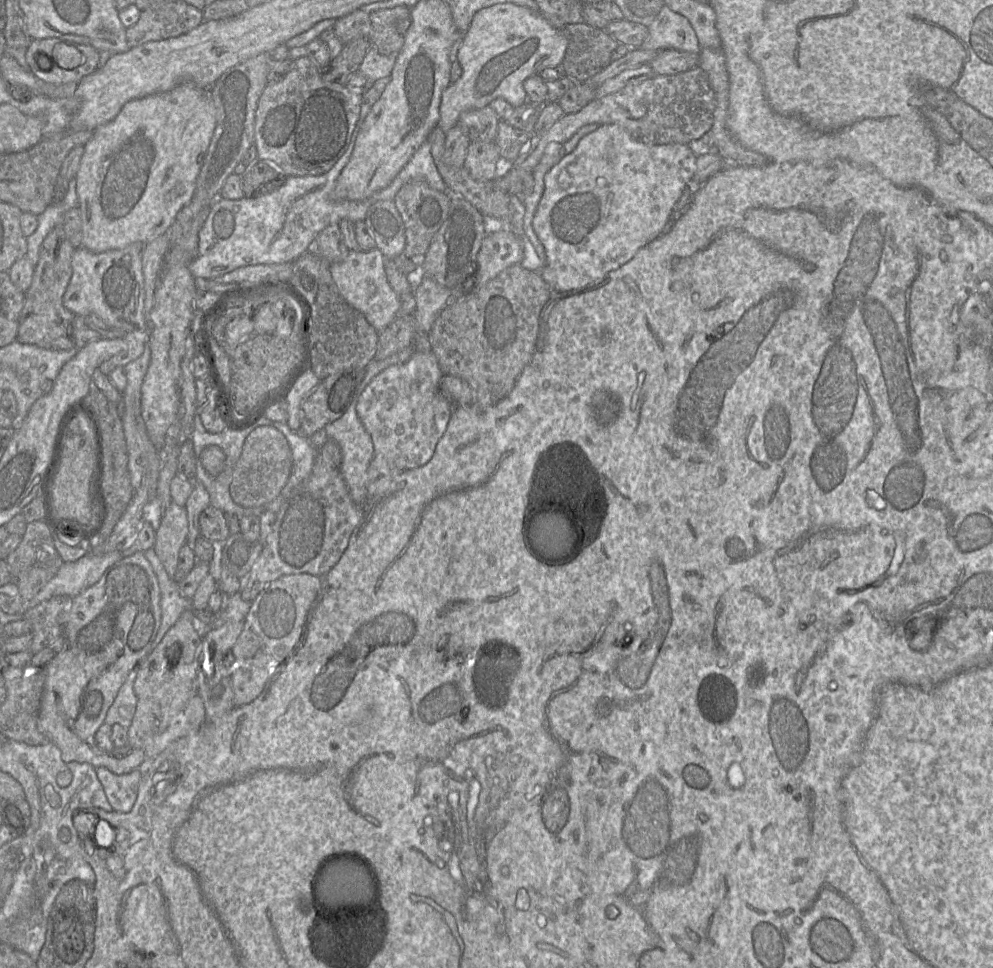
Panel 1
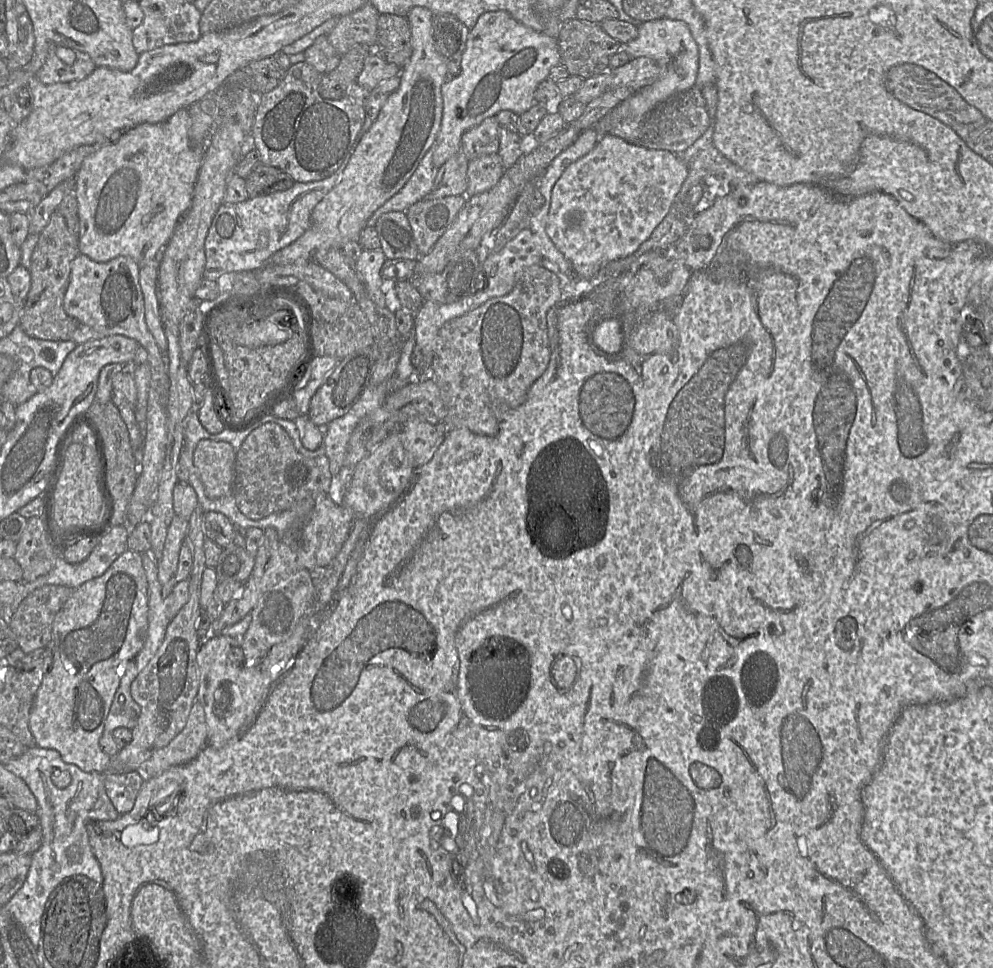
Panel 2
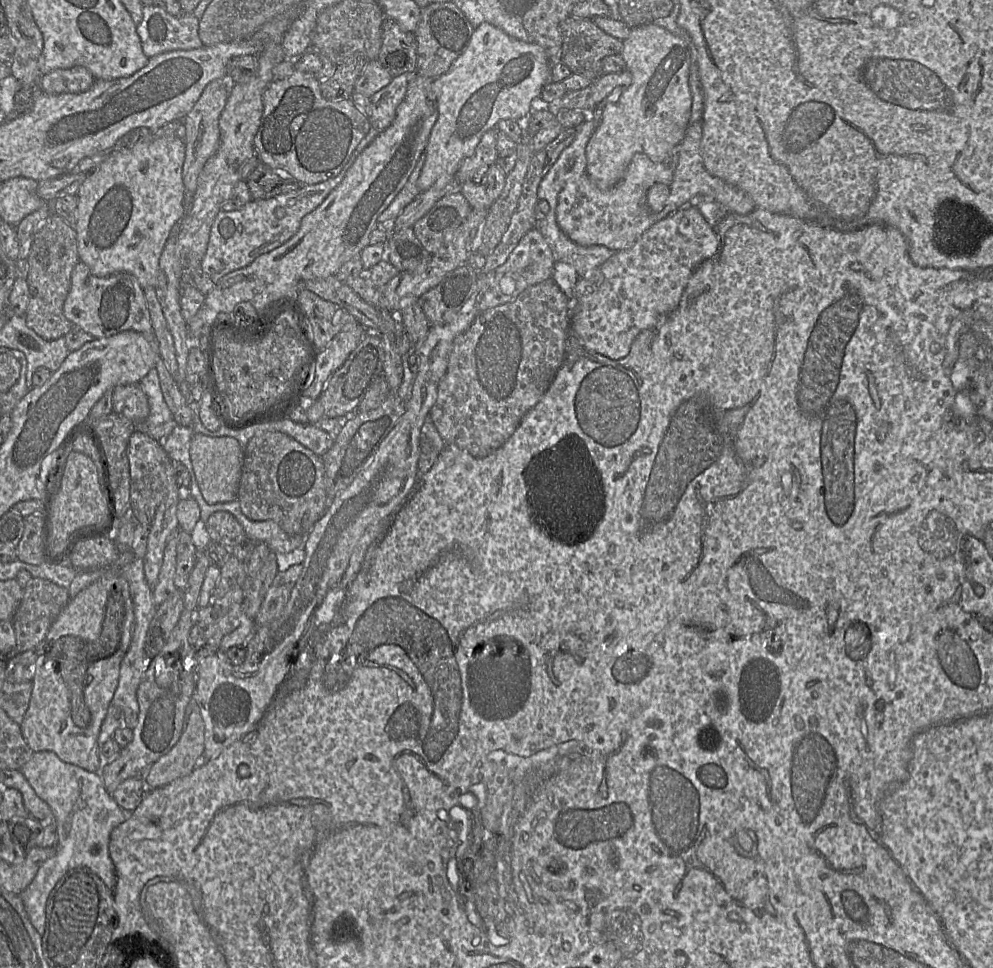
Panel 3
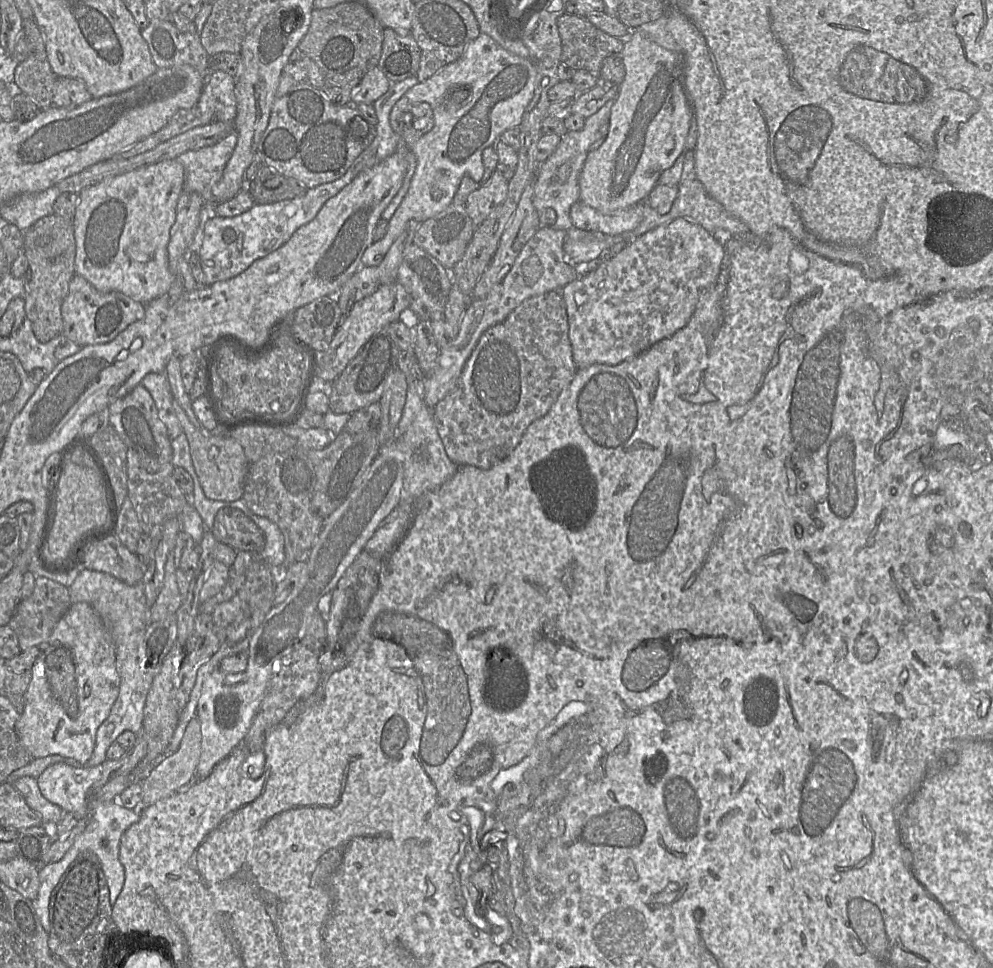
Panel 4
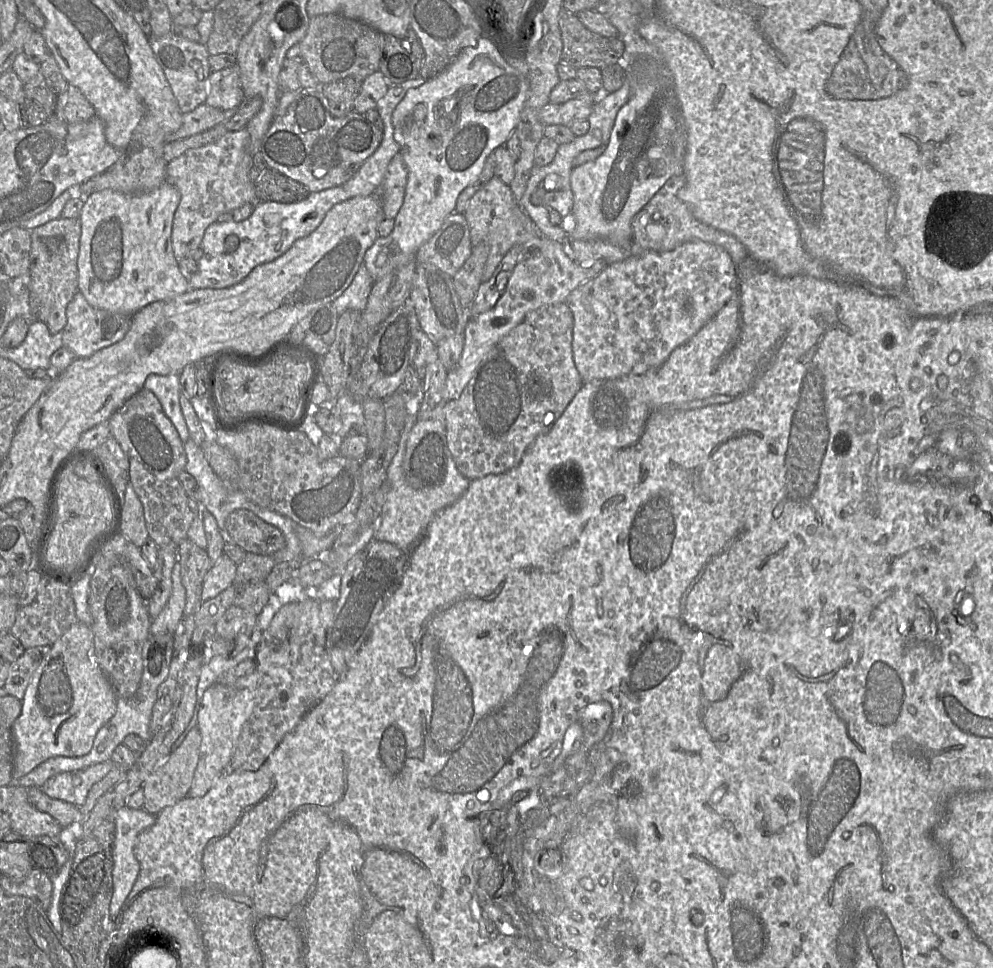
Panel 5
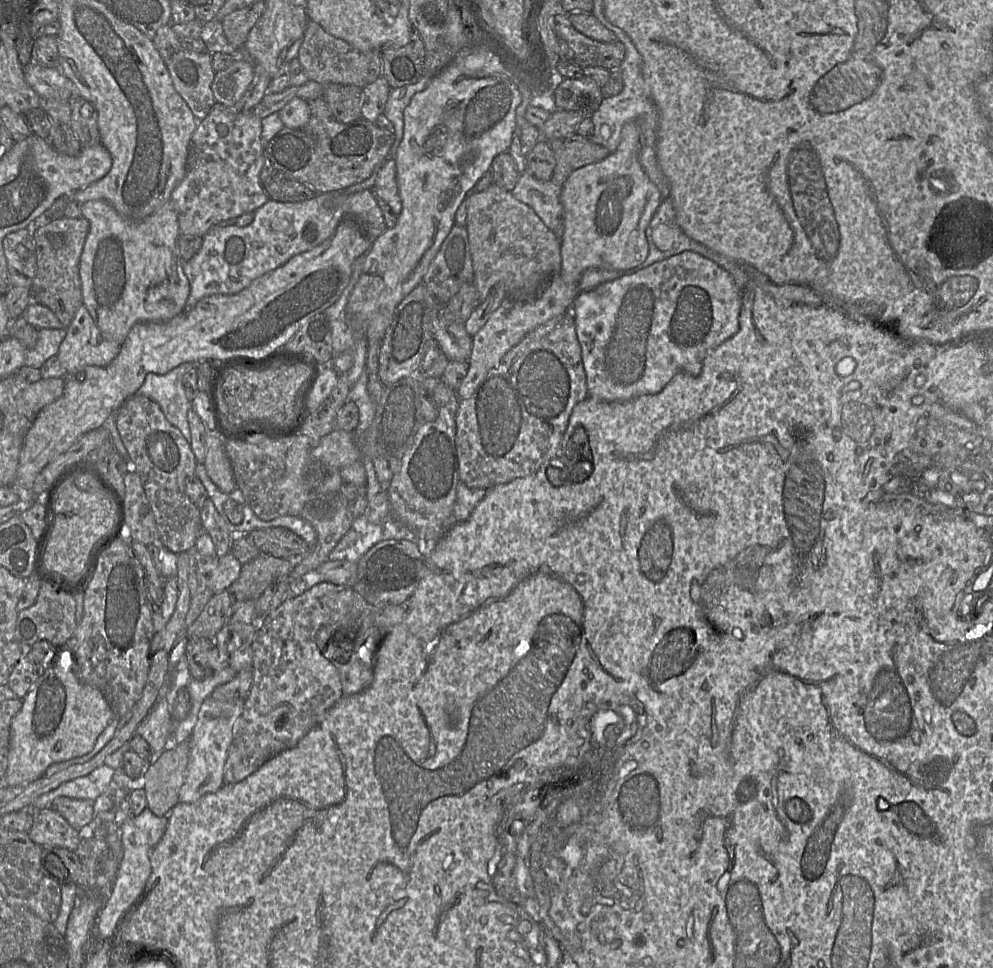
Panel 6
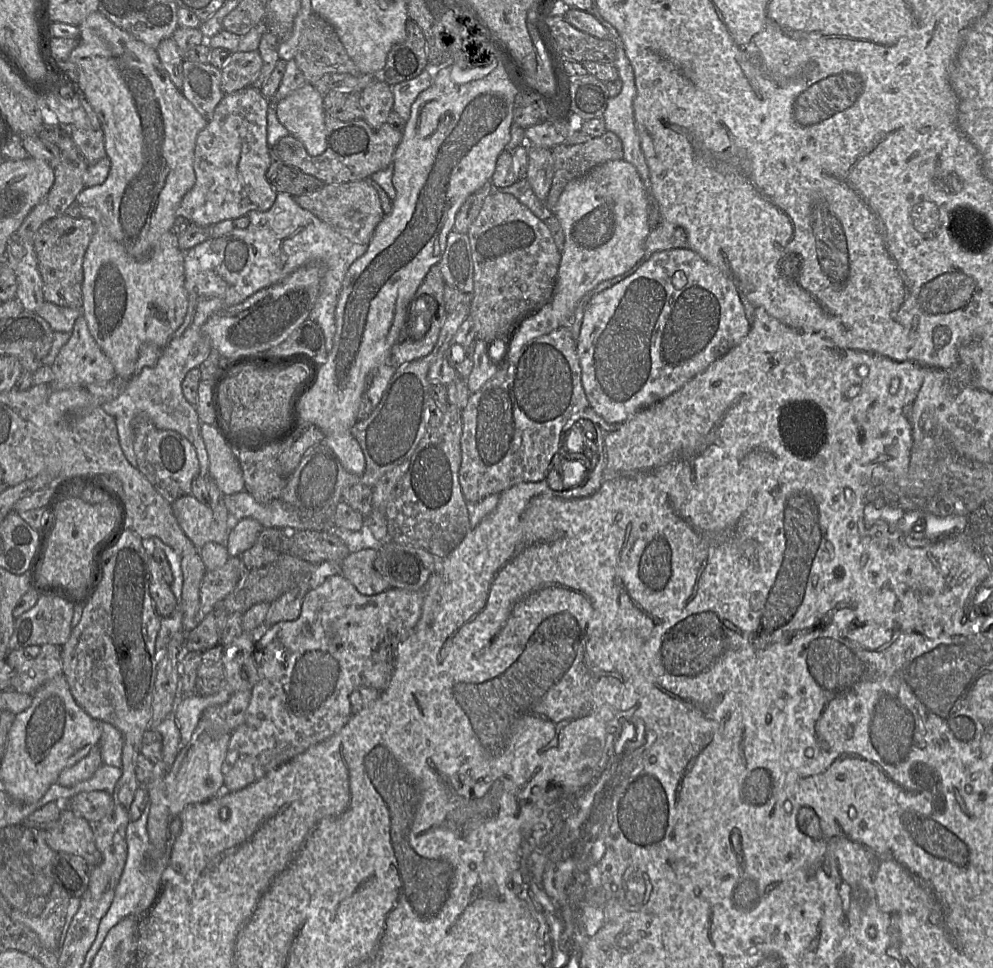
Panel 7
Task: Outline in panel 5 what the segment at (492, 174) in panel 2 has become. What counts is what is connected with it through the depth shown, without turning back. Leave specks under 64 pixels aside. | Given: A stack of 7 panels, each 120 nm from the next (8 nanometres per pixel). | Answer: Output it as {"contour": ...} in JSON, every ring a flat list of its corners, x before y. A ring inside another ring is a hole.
{"contour":[[495,175,470,198,464,216,469,227,472,247,479,243,489,246,482,282,491,278,502,258,513,246,522,246,525,254,532,247,540,246,542,237,545,237,515,200,510,186]]}

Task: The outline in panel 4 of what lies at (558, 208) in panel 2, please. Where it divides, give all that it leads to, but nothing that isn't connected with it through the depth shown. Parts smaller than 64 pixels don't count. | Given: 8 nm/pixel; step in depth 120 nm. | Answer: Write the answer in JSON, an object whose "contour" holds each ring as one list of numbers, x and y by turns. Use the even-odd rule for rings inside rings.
{"contour":[[578,200,569,214,577,229,615,236,632,232,643,220,644,207,644,201,640,201,627,208,603,213]]}

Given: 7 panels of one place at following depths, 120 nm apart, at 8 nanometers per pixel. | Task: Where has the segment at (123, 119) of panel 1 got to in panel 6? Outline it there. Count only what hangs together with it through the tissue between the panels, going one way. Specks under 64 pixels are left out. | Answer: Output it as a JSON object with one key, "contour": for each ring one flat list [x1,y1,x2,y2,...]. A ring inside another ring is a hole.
{"contour":[[172,199,138,221,124,218,102,200,83,203,81,213,89,221,89,232,79,262,82,302,104,338,122,344,136,323,168,321,184,312,190,284,177,248,179,223]]}

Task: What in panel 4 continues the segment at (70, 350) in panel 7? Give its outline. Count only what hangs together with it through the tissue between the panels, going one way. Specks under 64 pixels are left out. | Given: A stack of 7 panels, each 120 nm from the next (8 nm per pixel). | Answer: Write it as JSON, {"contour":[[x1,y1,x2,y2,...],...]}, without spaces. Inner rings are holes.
{"contour":[[75,273,62,303,61,313,64,324,63,336,83,347,112,341,131,323,144,318,145,304,121,292,100,292,84,277]]}

